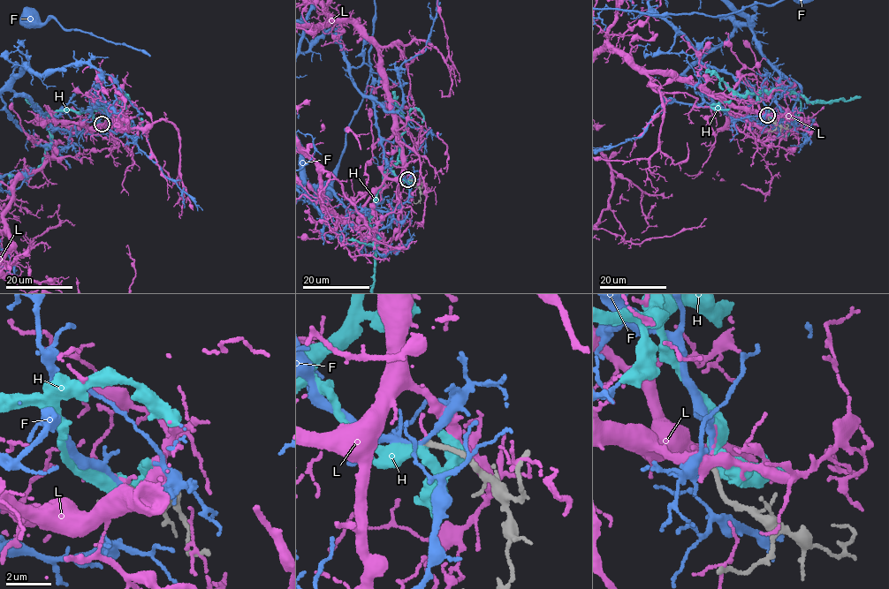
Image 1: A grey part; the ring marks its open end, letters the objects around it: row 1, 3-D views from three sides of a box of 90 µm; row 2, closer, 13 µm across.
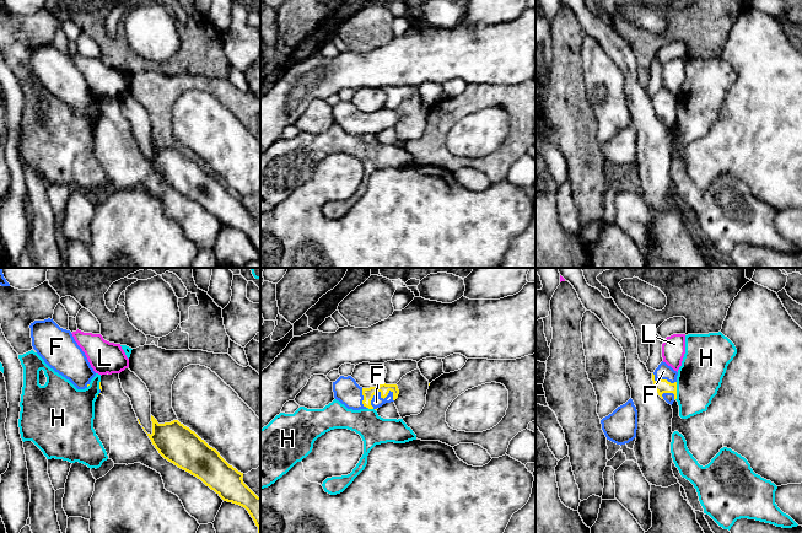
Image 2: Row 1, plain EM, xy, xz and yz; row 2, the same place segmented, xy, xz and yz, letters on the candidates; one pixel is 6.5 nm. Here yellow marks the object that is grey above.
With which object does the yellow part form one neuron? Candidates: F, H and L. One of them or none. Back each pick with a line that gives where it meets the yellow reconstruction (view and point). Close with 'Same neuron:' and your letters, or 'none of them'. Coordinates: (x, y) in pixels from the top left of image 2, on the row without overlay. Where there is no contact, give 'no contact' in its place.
F: contact xz (377, 116)
Same neuron: F

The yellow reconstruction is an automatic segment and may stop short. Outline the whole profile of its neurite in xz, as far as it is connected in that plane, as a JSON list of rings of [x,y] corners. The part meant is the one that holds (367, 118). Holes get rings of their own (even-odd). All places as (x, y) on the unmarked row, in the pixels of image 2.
[[[340,101],[333,107],[333,117],[337,125],[352,135],[367,133],[377,135],[383,129],[394,126],[399,119],[397,109],[382,108],[377,112],[362,113],[351,101]]]

